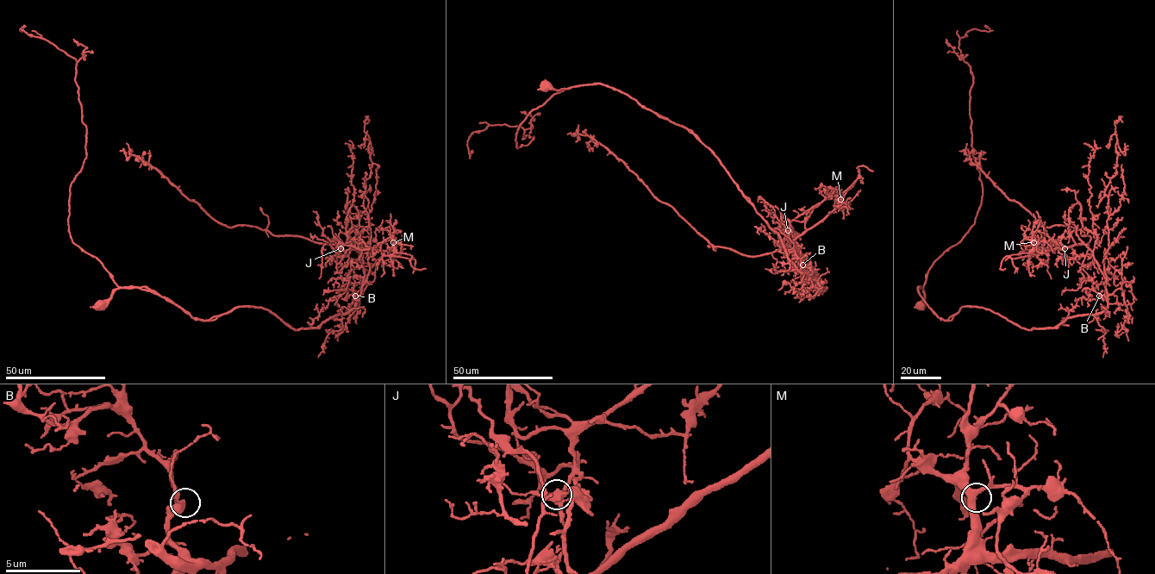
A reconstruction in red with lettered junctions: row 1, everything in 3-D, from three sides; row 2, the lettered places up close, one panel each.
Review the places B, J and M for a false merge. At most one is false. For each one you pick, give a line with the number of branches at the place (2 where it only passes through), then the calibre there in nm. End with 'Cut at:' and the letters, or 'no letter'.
J: 3 branches meet; 360 nm thick
Cut at: J

